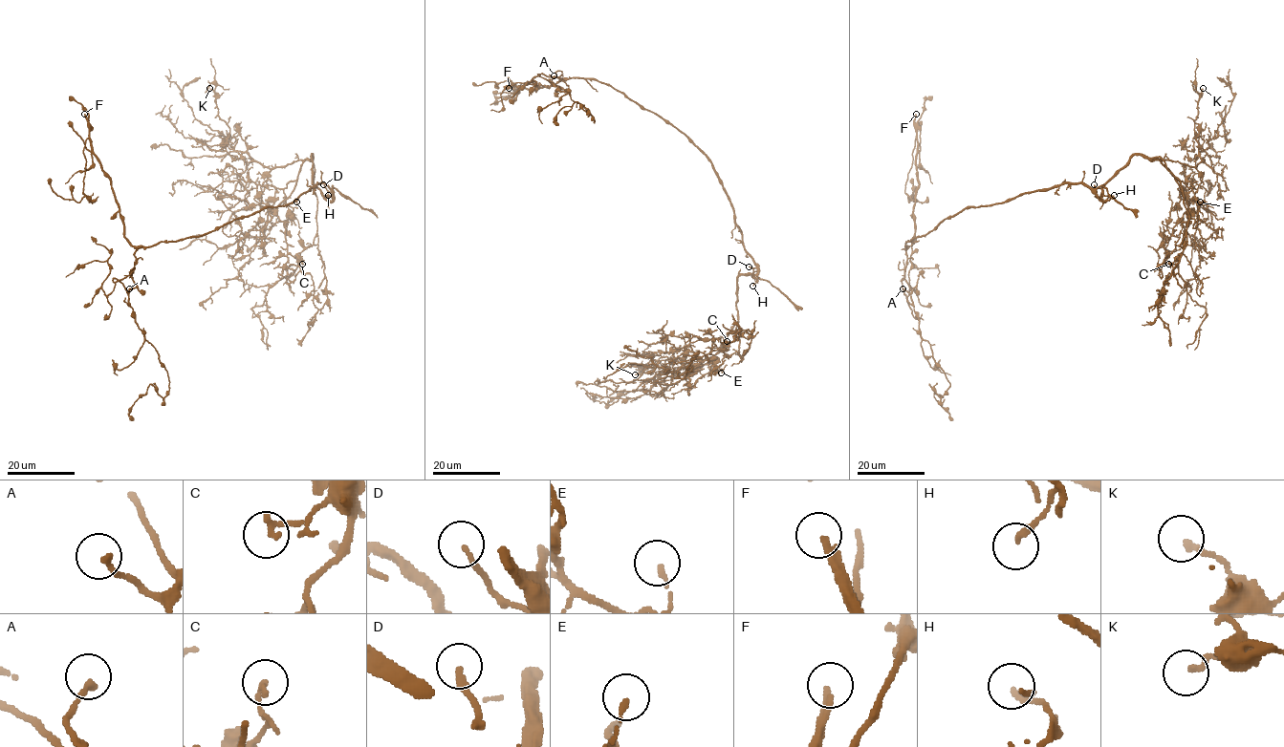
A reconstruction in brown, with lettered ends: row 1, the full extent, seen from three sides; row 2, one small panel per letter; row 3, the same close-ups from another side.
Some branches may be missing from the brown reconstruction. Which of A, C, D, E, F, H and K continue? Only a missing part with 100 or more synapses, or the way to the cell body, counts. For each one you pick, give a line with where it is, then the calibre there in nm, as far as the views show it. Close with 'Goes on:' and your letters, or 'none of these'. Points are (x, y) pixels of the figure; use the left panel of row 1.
F: Place: (84, 114). Thickness 260 nm
Goes on: F

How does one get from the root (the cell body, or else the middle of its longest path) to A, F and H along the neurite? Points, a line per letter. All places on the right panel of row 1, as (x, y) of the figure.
A: (996, 203), (965, 207), (928, 233), (906, 242), (907, 264), (902, 282), (903, 278), (911, 291), (903, 288)
F: (996, 203), (965, 207), (928, 233), (906, 242), (905, 246), (915, 236), (916, 114)
H: (996, 203), (1064, 183), (1084, 183), (1101, 201), (1114, 195)

